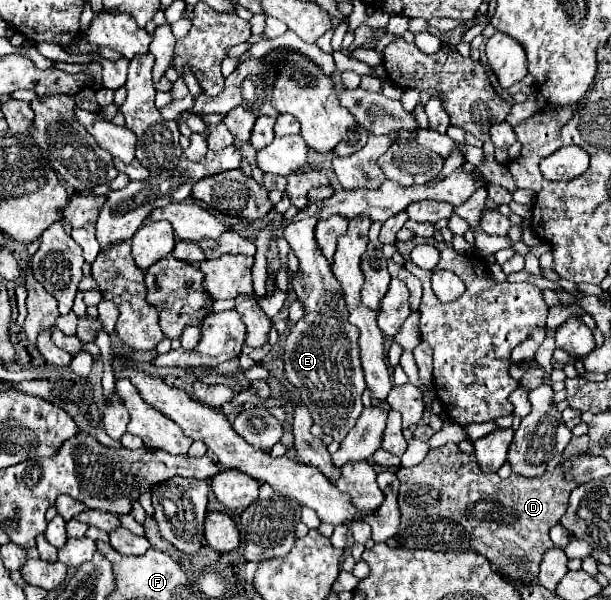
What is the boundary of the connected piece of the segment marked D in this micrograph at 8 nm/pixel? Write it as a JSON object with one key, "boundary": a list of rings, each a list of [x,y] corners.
{"boundary":[[[572,437],[562,453],[560,465],[552,471],[526,479],[518,475],[510,475],[510,479],[500,479],[498,473],[482,473],[474,455],[464,455],[456,443],[446,443],[442,447],[430,449],[422,463],[416,467],[404,469],[400,467],[396,477],[400,481],[398,505],[402,513],[402,523],[396,539],[404,549],[434,549],[434,551],[476,551],[490,559],[492,567],[512,579],[534,581],[538,575],[538,567],[542,563],[544,553],[552,547],[548,531],[552,525],[560,521],[568,507],[568,495],[572,491],[572,483],[564,481],[562,463],[572,455],[580,455],[588,451],[588,437]]]}

